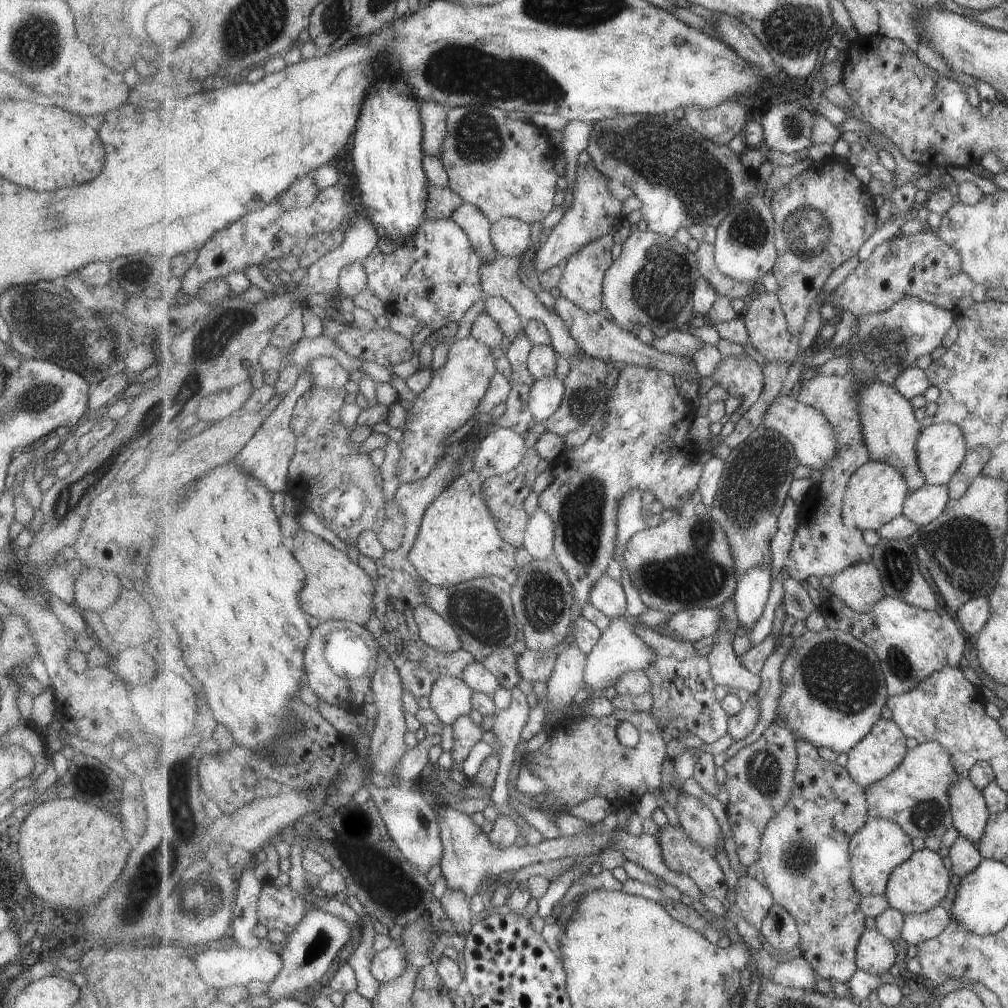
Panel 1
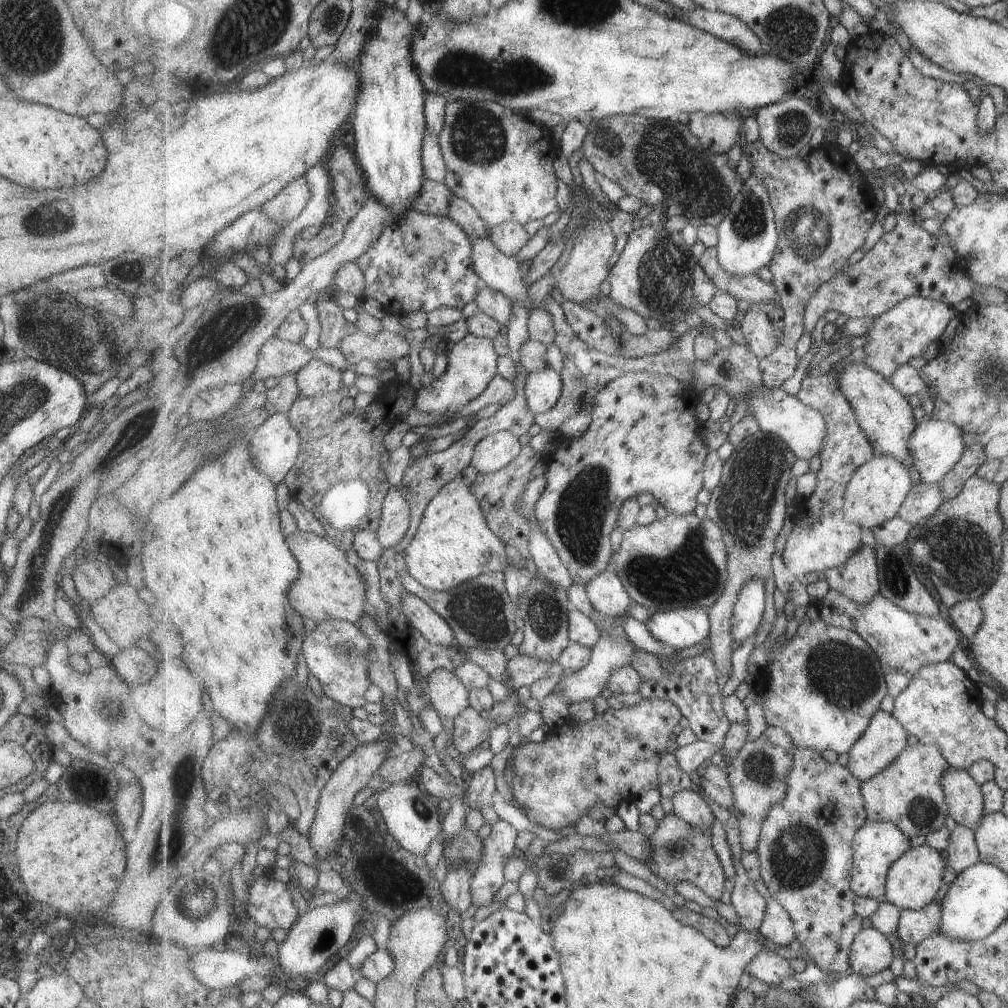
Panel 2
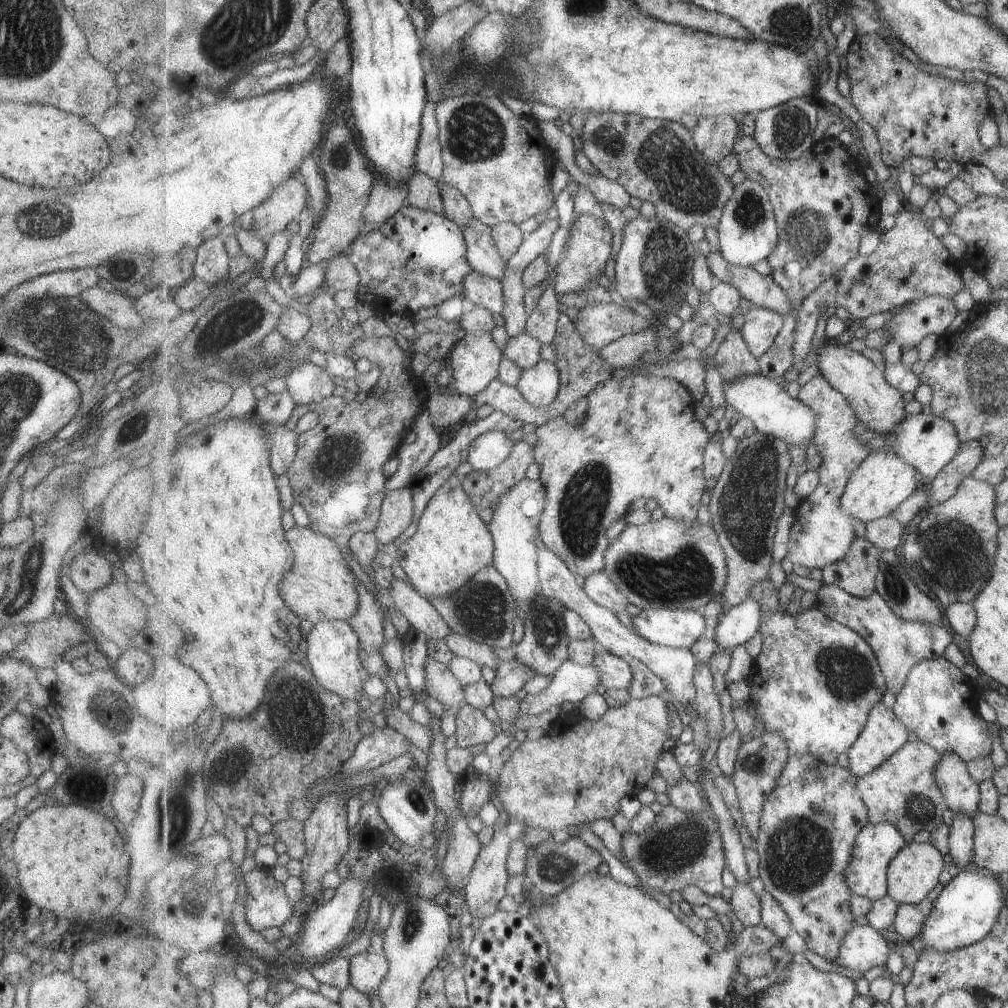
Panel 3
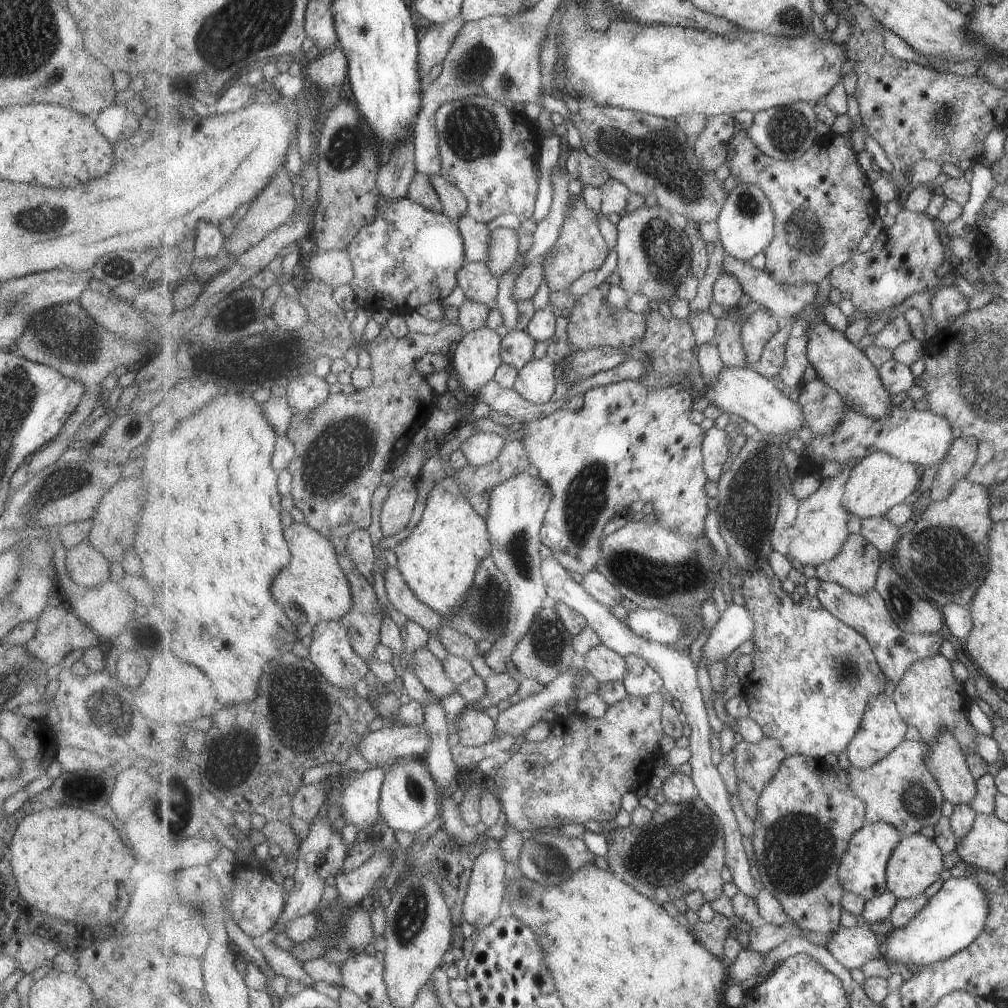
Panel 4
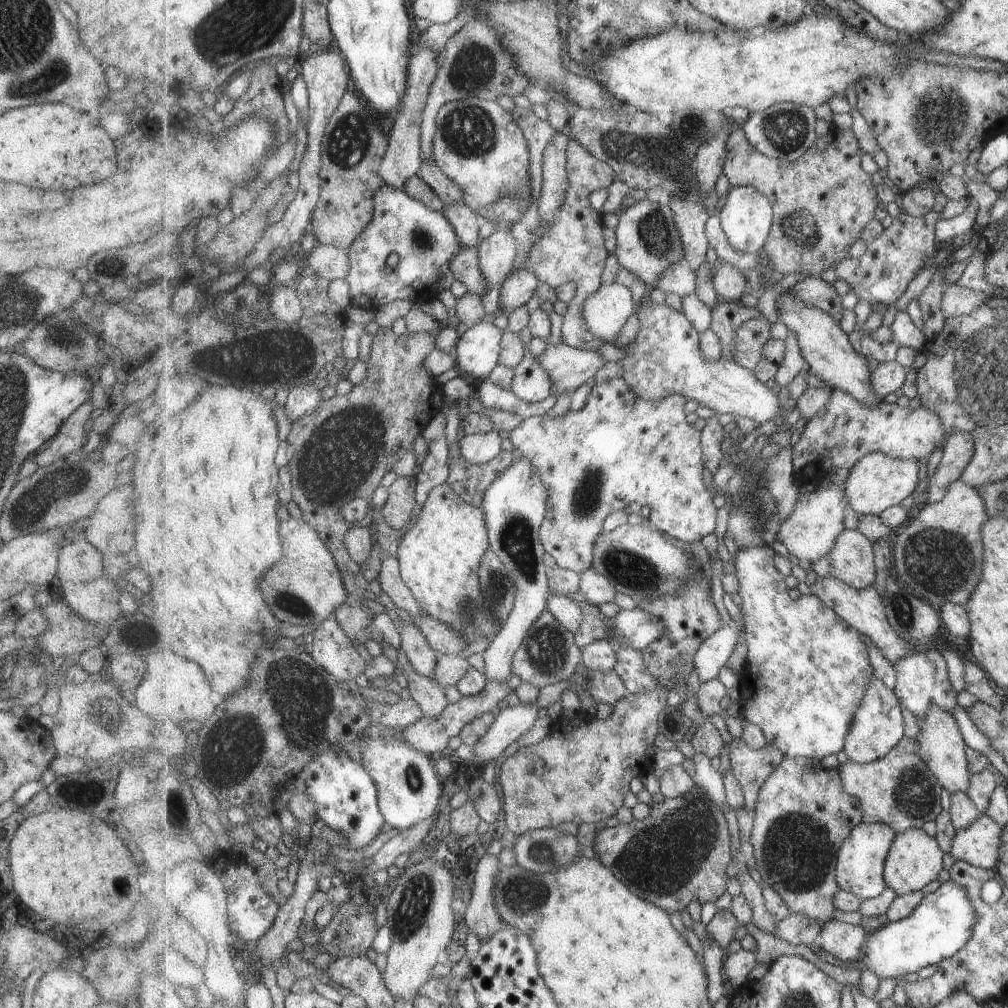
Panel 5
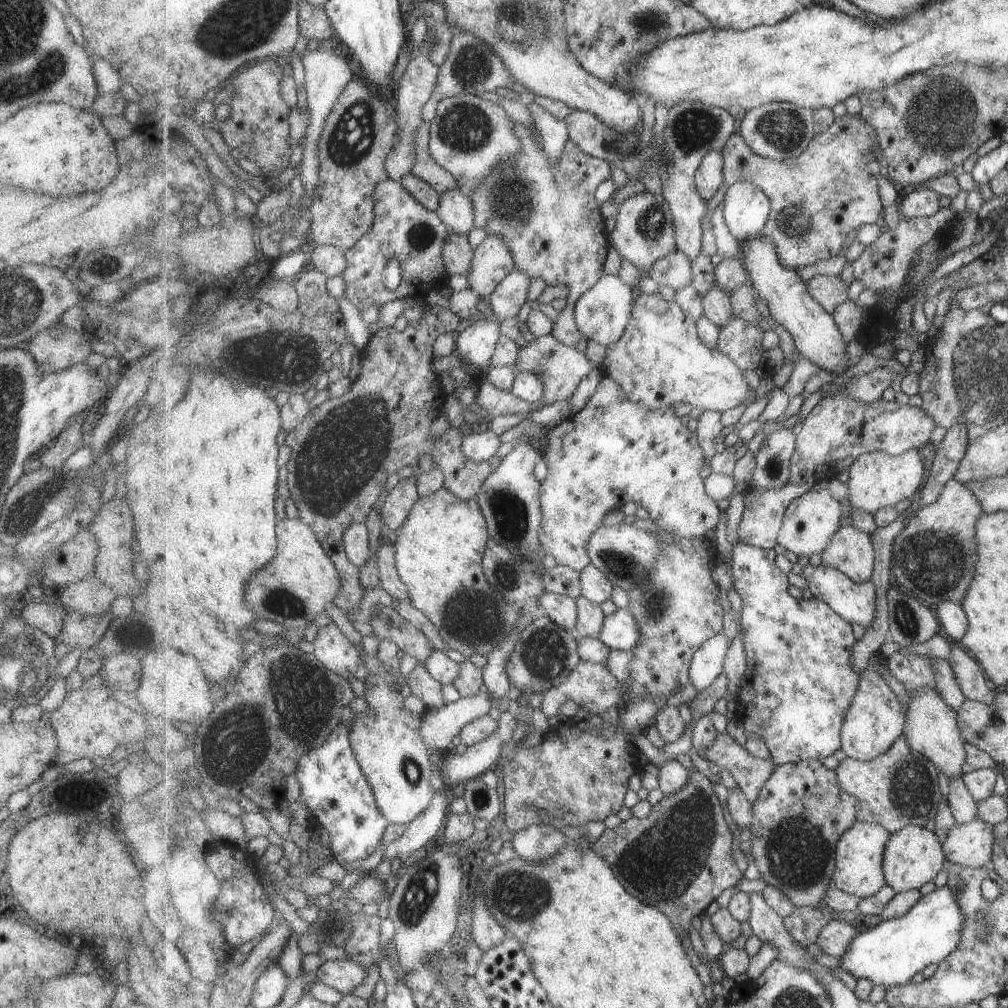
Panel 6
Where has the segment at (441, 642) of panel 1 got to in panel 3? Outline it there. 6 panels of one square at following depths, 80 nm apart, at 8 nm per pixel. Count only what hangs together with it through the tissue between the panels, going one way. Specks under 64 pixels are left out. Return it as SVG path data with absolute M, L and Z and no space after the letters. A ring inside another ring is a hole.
M395 577L389 592L396 608L428 639L445 639L453 630L437 607L405 580Z

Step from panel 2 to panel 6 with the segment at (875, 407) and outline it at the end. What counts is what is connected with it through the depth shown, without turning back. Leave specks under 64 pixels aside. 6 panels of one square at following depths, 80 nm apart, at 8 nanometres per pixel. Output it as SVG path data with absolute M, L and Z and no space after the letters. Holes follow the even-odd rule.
M763 234L739 244L739 247L742 250L741 259L750 274L750 282L758 290L758 296L766 301L774 320L791 334L801 357L812 360L823 370L835 371L837 376L844 372L849 364L849 356L845 352L847 343L840 326L809 292L808 281L803 280L798 269L786 267L780 261L774 240Z

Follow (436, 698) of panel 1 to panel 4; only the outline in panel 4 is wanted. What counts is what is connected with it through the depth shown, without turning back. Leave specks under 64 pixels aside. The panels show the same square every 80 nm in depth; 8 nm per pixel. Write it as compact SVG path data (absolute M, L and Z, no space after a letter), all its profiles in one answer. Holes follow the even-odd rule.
M427 646L417 649L411 659L413 672L420 682L435 697L442 698L447 694L458 692L458 685L453 682L444 669L444 662L433 654Z

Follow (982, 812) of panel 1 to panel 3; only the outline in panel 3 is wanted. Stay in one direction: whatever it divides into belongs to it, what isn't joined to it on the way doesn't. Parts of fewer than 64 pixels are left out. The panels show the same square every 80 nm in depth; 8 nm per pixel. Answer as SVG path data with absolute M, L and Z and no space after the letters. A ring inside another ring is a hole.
M946 752L937 763L935 778L940 786L948 808L954 814L965 813L973 818L980 800L979 784L966 769L966 760L956 752Z

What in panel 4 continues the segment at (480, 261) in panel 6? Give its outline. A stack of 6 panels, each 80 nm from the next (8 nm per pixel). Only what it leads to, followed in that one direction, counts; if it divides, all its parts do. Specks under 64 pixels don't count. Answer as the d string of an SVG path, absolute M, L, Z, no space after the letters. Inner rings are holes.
M497 227L492 231L486 263L492 273L501 278L516 262L519 256L519 236L511 228Z

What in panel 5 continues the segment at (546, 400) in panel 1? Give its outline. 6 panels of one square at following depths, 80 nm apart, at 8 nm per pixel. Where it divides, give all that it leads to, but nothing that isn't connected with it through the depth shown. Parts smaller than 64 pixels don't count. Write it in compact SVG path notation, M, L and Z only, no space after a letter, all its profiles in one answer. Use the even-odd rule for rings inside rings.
M528 326L518 332L523 346L525 346L525 358L516 368L511 390L523 400L530 403L538 403L552 394L552 382L548 370L534 360L529 350L529 342L532 336Z

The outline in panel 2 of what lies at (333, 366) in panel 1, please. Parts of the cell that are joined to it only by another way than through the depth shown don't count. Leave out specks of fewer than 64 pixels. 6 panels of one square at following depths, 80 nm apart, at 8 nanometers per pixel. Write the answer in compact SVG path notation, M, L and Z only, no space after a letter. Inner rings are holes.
M313 358L296 374L300 396L309 396L312 399L344 390L341 384L343 370L337 370L319 358Z

